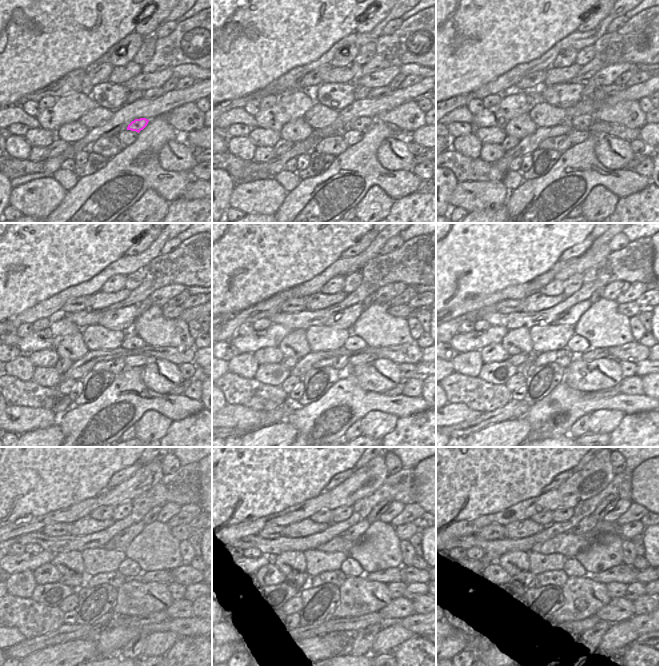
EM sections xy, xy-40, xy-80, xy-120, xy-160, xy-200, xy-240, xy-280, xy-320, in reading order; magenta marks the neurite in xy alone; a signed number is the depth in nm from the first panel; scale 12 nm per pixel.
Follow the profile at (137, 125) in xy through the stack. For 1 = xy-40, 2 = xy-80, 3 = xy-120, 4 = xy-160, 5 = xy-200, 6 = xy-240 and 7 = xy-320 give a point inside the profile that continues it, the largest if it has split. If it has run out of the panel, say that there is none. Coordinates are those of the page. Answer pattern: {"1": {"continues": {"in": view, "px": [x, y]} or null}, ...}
{"1": {"continues": {"in": "xy-40", "px": [363, 123]}}, "2": {"continues": {"in": "xy-80", "px": [580, 123]}}, "3": {"continues": {"in": "xy-120", "px": [131, 341]}}, "4": {"continues": {"in": "xy-160", "px": [353, 343]}}, "5": {"continues": {"in": "xy-200", "px": [577, 344]}}, "6": {"continues": {"in": "xy-240", "px": [129, 568]}}, "7": {"continues": {"in": "xy-320", "px": [572, 567]}}}

